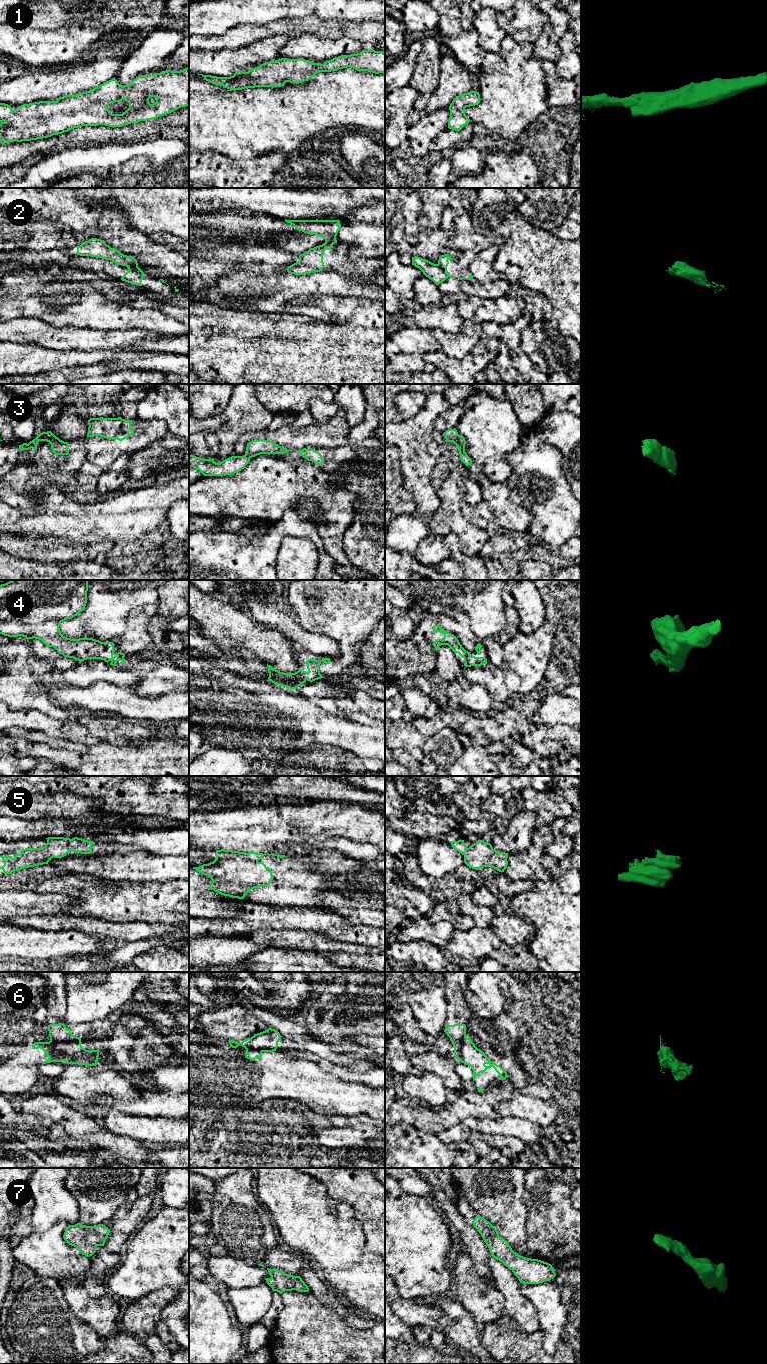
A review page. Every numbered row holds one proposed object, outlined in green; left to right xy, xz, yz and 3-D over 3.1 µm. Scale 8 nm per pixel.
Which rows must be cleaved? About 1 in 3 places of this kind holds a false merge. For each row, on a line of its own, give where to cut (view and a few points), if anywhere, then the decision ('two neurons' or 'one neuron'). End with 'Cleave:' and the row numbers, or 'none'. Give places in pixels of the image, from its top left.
1: no cut | one neuron
2: yz (437, 264), (447, 277) | two neurons
3: no cut | one neuron
4: no cut | one neuron
5: xz (216, 856), (243, 855), (257, 861) | two neurons
6: xz (245, 1047), (272, 1051) | two neurons
7: no cut | one neuron
Cleave: 2, 5, 6

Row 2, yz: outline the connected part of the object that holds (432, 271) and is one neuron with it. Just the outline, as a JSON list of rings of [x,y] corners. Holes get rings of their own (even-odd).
[[[412,257],[412,265],[419,268],[423,274],[431,279],[436,285],[439,285],[448,278],[447,274],[438,264],[434,264],[421,257]]]

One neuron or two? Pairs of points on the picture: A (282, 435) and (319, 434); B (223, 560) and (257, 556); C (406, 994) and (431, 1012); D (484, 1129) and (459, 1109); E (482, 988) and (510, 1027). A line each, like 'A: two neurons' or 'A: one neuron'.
A: one neuron
B: one neuron
C: one neuron
D: two neurons
E: two neurons

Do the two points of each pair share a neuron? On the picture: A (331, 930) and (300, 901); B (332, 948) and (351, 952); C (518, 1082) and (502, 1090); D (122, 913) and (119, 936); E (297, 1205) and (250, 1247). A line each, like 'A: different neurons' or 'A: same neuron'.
A: different neurons
B: same neuron
C: different neurons
D: different neurons
E: different neurons

